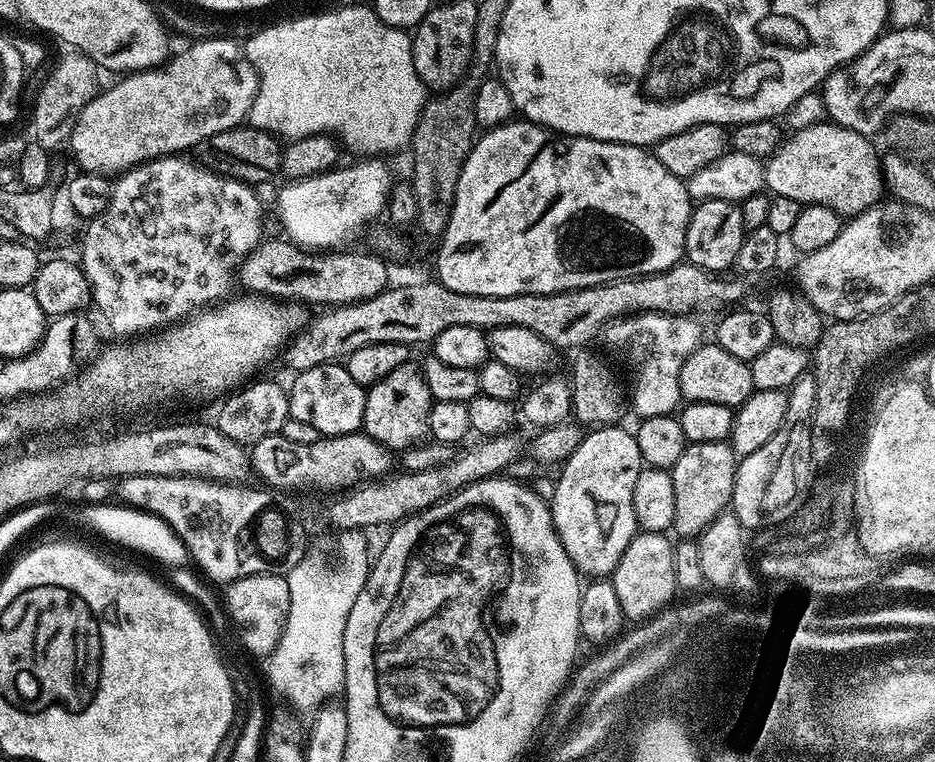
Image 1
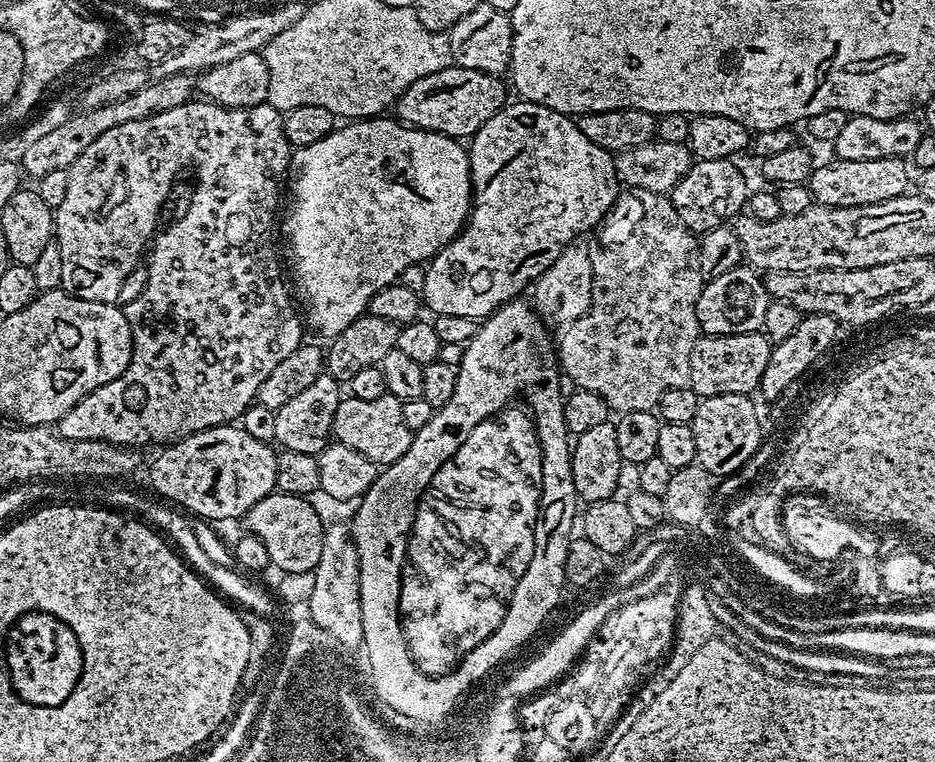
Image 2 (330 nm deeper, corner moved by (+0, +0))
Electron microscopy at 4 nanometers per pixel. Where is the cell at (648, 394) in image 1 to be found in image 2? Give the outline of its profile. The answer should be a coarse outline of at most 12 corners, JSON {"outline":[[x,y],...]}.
{"outline":[[656,198],[592,252],[558,364],[613,413],[689,387],[697,237]]}

